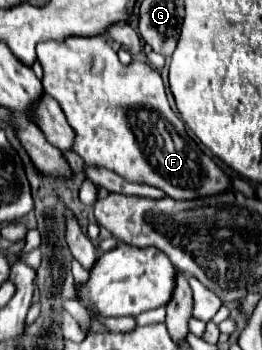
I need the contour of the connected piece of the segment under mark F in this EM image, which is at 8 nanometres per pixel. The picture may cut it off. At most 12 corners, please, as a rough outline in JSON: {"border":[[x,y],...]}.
{"border":[[100,36],[40,42],[74,152],[174,200],[232,178],[162,76]]}

